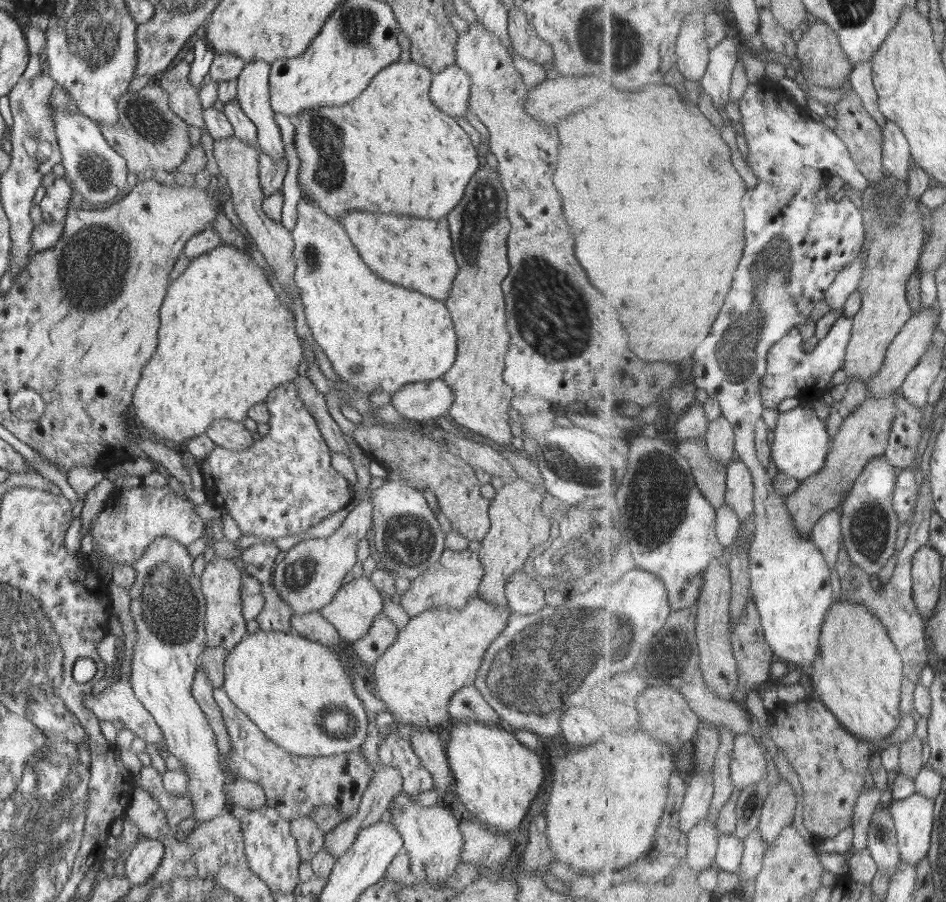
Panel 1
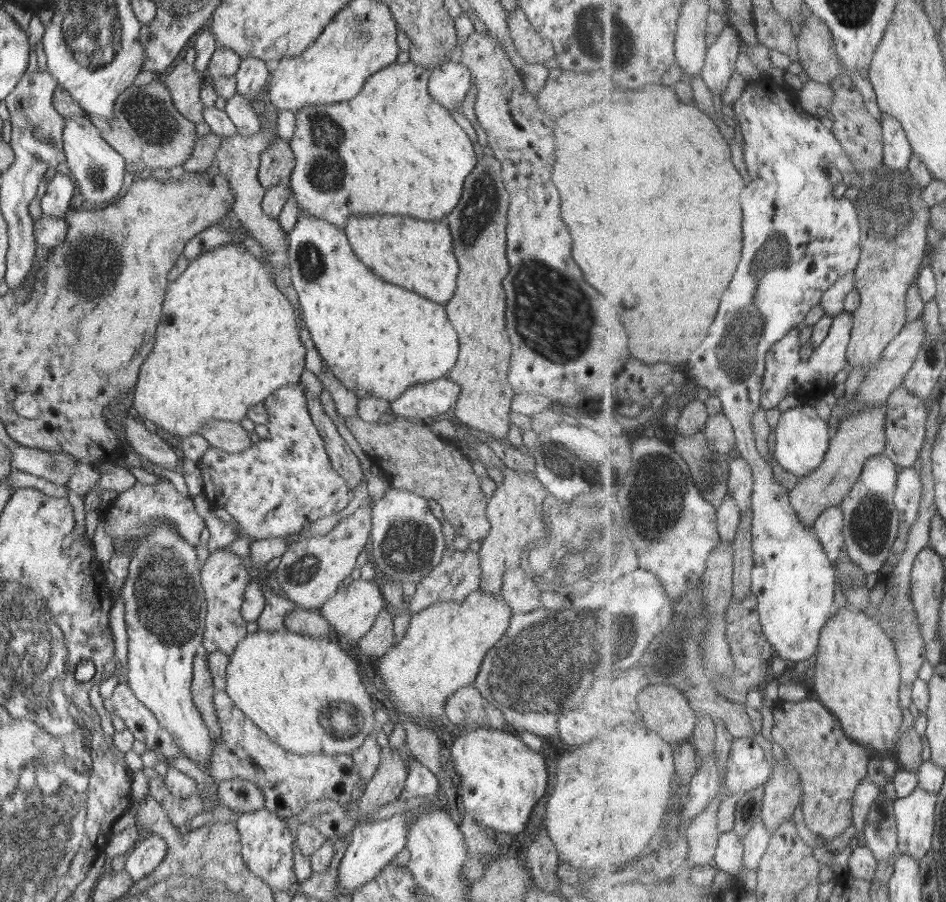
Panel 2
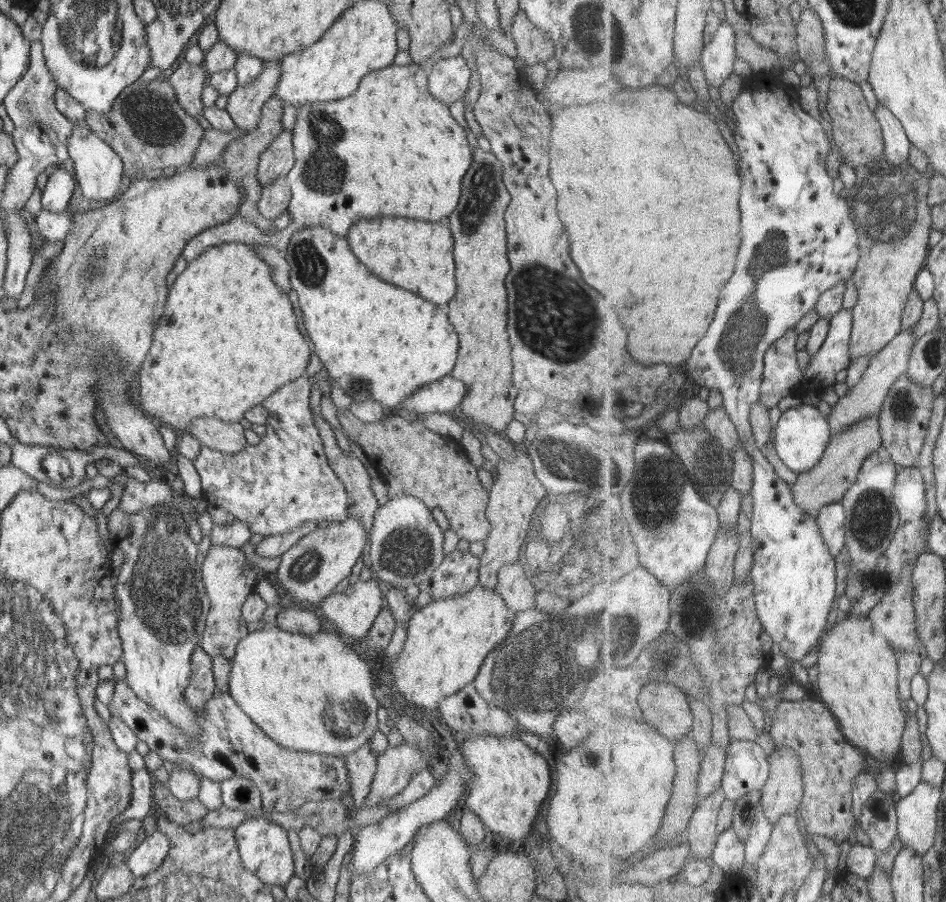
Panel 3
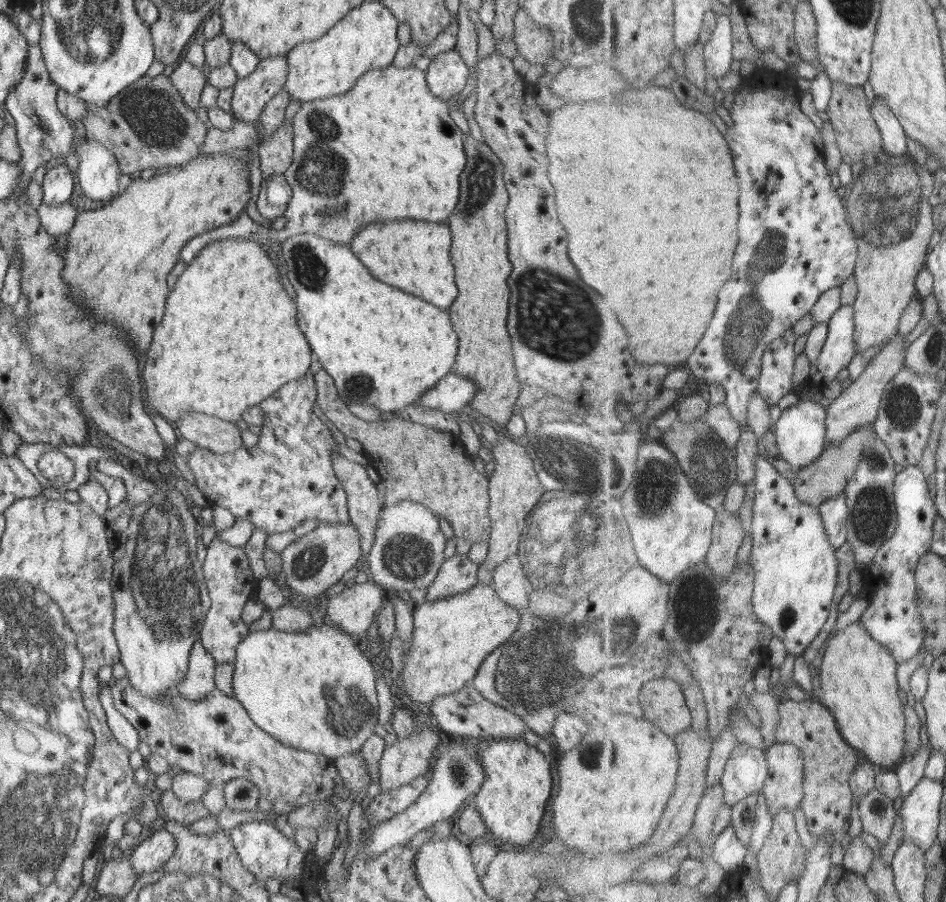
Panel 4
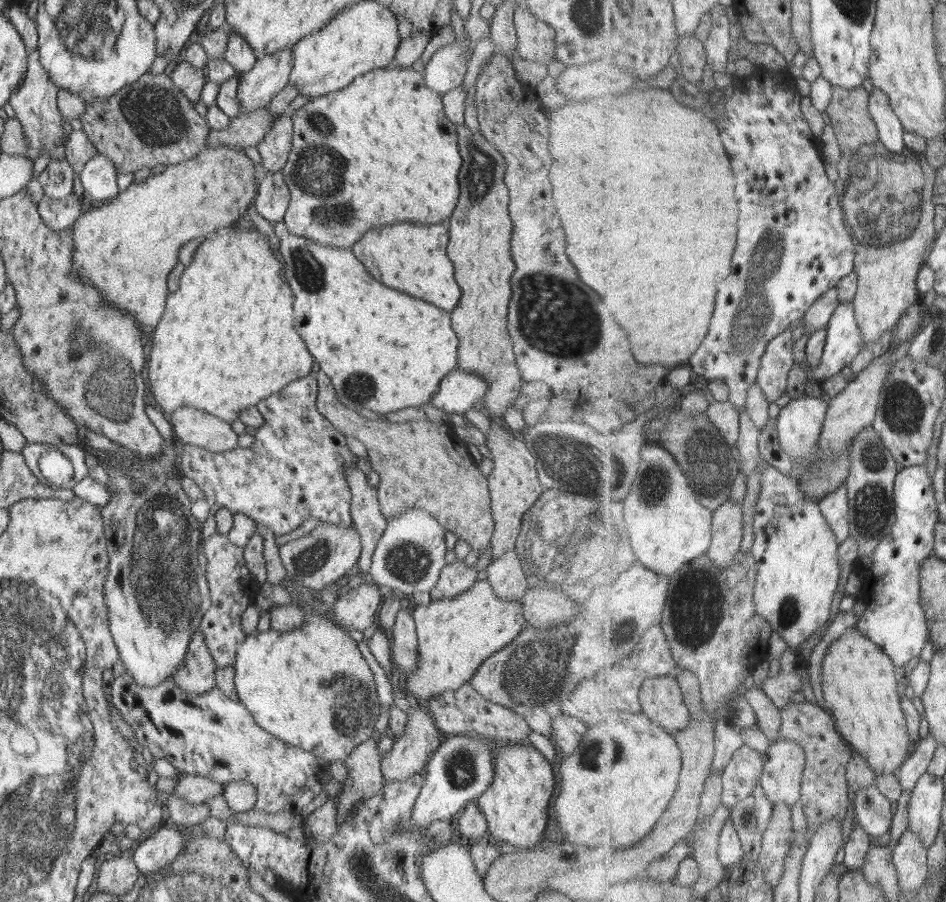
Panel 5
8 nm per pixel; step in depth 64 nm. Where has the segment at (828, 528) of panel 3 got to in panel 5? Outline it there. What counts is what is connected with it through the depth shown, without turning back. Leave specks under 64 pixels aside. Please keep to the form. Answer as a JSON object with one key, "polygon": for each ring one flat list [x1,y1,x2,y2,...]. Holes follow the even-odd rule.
{"polygon":[[847,484,841,485,833,493,819,500,819,506,825,517,829,519,831,528,836,532,839,543,845,542,851,537,851,503]]}

